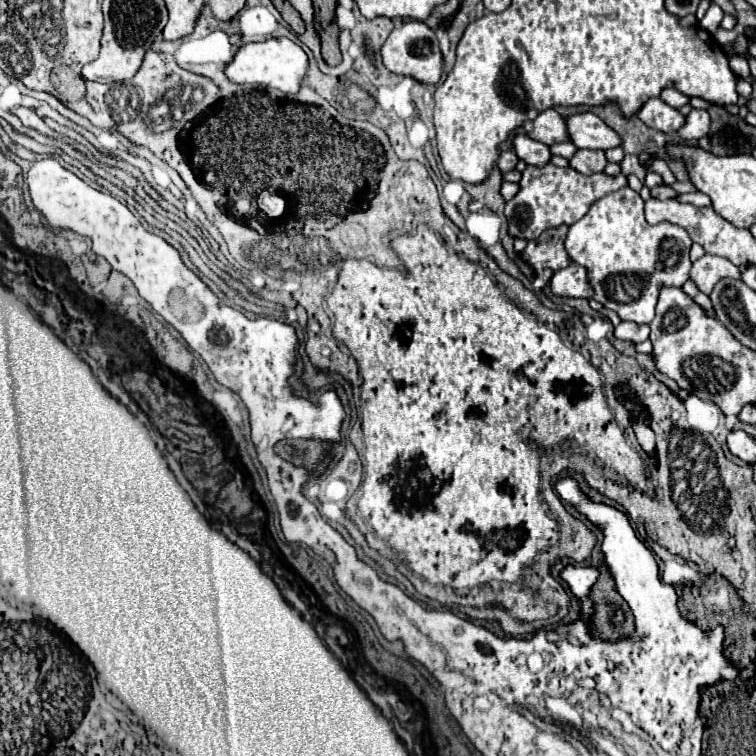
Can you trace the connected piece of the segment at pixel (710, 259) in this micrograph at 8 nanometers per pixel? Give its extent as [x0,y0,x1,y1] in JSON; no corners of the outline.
[690,254,740,294]

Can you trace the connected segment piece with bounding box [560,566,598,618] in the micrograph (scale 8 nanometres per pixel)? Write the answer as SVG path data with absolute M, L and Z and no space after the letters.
M566 566L560 576L568 582L574 596L578 596L582 600L582 618L588 618L592 614L592 600L588 598L588 590L596 582L598 570L584 568L584 566Z

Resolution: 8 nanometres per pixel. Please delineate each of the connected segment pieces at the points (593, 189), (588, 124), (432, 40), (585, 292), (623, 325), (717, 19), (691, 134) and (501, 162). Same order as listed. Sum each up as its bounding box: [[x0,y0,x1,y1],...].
[[504,162,626,240],[566,112,620,150],[382,20,442,84],[550,264,592,298],[614,322,650,342],[700,2,724,34],[676,108,710,140],[496,150,518,172]]

